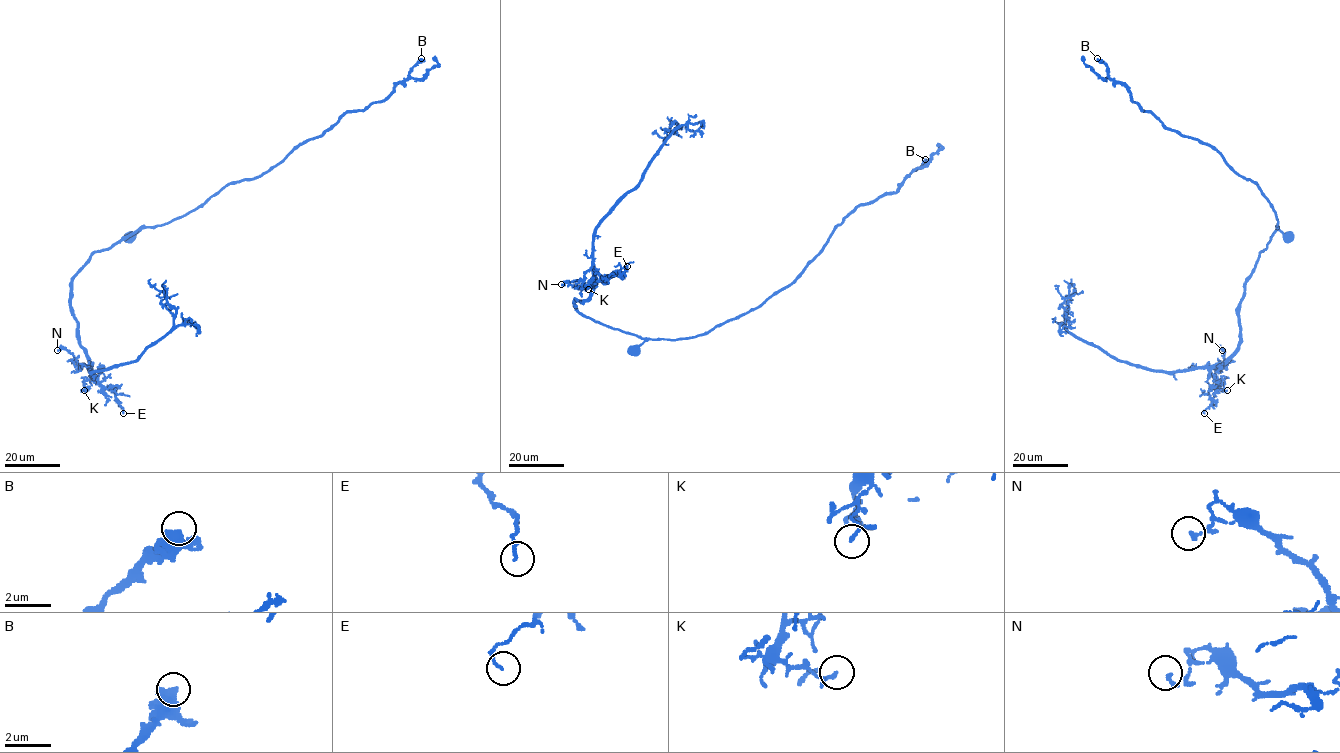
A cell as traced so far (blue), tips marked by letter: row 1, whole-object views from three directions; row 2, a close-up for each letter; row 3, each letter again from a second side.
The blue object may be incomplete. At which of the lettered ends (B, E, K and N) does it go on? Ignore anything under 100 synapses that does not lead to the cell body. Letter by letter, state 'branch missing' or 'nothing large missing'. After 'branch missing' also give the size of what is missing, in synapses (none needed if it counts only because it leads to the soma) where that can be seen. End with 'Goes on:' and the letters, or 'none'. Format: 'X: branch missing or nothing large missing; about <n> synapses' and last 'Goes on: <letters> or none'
B: nothing large missing
E: nothing large missing
K: nothing large missing
N: nothing large missing
Goes on: none

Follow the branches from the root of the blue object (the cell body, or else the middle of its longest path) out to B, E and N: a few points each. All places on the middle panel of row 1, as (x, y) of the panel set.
B: (634, 350), (649, 339), (706, 334), (759, 307), (797, 277), (847, 216), (896, 192), (925, 159)
E: (634, 350), (647, 339), (601, 324), (574, 304), (589, 297), (596, 273), (606, 278), (627, 266)
N: (634, 350), (647, 339), (576, 309), (594, 285), (591, 269), (581, 288), (561, 284)

